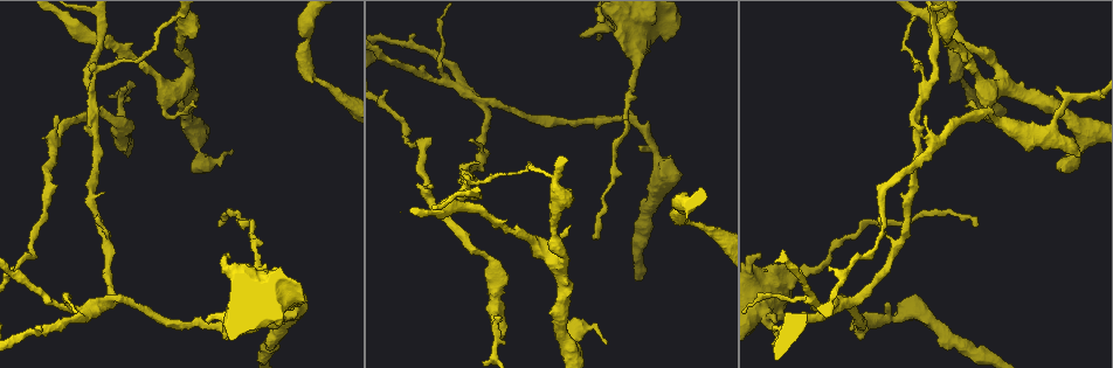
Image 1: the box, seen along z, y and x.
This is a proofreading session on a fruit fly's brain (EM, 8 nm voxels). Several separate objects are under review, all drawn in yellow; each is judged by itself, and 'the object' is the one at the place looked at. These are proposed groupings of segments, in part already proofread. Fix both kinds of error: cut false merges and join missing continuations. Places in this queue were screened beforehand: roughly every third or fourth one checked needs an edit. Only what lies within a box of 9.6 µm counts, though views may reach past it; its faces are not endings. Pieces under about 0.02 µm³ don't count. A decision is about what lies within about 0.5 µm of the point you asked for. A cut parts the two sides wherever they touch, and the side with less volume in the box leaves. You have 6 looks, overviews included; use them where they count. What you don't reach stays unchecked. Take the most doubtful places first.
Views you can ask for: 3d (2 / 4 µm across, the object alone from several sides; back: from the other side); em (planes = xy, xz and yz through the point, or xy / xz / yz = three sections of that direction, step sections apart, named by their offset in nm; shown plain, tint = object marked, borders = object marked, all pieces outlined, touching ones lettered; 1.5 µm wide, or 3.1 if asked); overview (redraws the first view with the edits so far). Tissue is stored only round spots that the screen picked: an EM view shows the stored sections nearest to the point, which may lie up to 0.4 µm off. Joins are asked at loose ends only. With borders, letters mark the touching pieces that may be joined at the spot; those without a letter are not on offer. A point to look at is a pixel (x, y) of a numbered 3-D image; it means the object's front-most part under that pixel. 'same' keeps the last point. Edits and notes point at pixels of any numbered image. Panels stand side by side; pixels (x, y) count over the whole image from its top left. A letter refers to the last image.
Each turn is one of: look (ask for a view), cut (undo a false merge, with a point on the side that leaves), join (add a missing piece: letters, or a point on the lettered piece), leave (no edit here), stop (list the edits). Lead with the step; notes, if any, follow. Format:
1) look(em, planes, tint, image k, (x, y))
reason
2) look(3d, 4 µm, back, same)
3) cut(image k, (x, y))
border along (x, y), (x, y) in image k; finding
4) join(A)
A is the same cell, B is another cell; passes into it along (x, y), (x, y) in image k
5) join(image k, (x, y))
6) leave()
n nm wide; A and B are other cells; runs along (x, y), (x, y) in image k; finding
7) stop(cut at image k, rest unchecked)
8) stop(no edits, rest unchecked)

look(em, xy, step 8, borders, image 1, (663, 39))

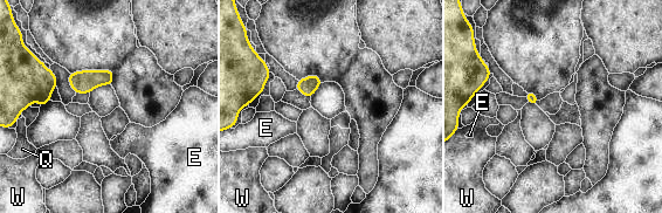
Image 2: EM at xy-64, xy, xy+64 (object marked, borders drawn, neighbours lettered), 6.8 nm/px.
leave()
E touches over 90 nm; E, Q and W are other cells; no lettered piece goes on from it

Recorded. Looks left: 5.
look(3d, 2 µm, image 1, (689, 223))

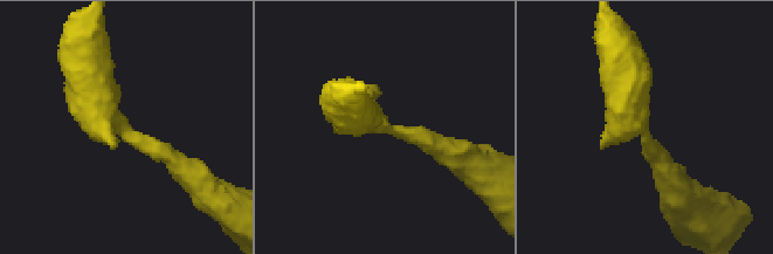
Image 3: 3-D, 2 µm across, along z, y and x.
look(em, planes, tint, image 3, (647, 132))
arms of 280, 340 nm; shape alone is not enough

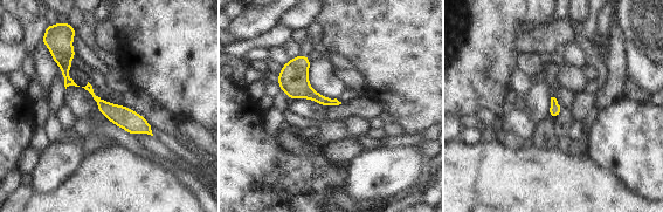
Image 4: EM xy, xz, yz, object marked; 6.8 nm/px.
look(em, planes, borders, same)

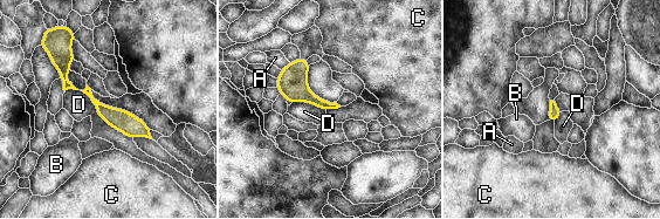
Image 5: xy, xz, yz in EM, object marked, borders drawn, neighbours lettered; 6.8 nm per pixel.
leave()
D touches over 500 nm; A, B, C and D are other cells; one neuron here

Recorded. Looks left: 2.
look(em, xy, step 8, tint, image 1, (465, 186))
branch point

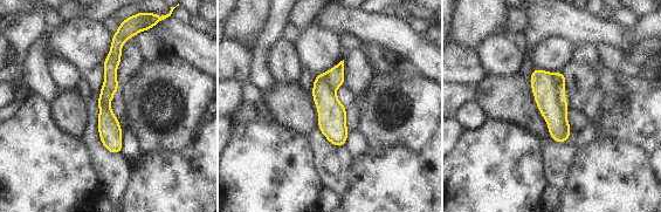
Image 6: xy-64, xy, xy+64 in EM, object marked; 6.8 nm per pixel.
look(em, planes, borders, same)
cut it another way

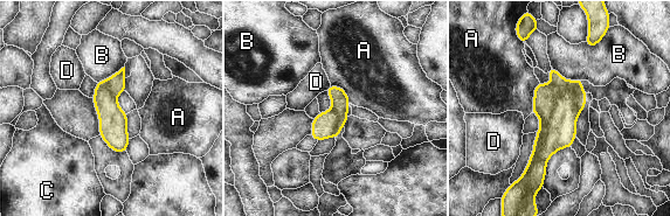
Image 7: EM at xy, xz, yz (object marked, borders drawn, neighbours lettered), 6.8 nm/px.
cut(image 7, (561, 132))
A, B, C and D are other cells; border along (567, 81), (555, 99), (529, 187) in image 7; a second neuron is stuck on

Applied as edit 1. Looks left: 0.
stop(cut at image 7, rest unchecked)

